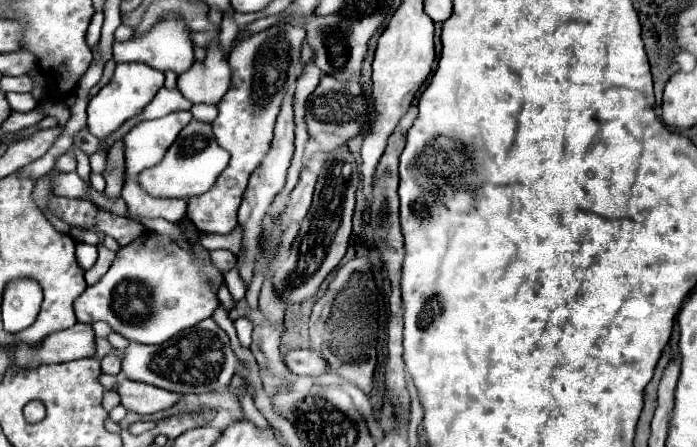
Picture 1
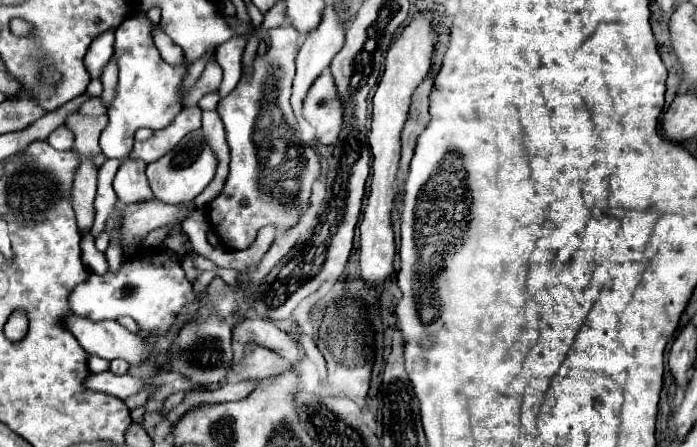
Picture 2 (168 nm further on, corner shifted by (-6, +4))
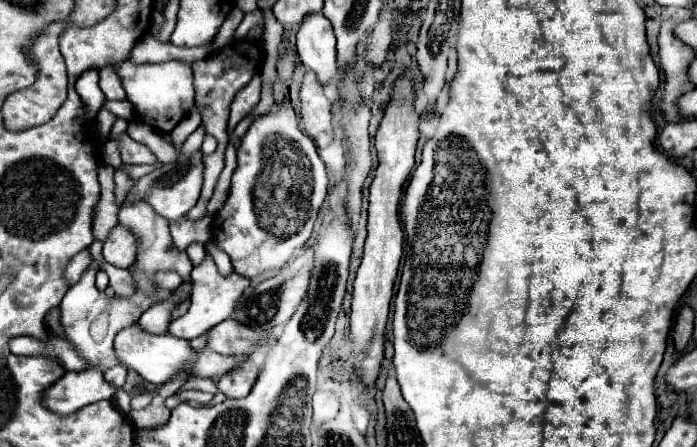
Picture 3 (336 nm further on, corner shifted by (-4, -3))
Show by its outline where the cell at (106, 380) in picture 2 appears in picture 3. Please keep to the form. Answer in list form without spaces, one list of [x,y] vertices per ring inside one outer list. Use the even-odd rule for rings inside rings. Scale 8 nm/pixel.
[[[89,367],[83,371],[65,371],[57,383],[45,389],[43,405],[51,413],[71,415],[95,401],[113,399],[113,395],[115,387],[103,379],[97,367]]]

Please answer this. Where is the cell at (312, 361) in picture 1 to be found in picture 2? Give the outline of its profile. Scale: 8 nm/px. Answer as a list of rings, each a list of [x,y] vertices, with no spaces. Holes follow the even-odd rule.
[[[245,318],[237,328],[233,328],[233,340],[235,342],[255,342],[261,346],[267,346],[287,358],[293,366],[299,366],[303,362],[303,350],[301,346],[283,330],[275,328],[273,322],[261,320],[261,318]]]

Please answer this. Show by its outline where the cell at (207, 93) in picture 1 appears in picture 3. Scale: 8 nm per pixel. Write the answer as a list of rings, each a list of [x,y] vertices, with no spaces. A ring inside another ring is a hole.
[[[199,127],[197,131],[193,131],[193,133],[187,137],[185,145],[181,147],[181,153],[183,153],[183,155],[187,155],[187,157],[191,157],[195,151],[199,151],[199,149],[201,149],[203,137],[205,137],[205,129],[203,129],[203,127]]]

